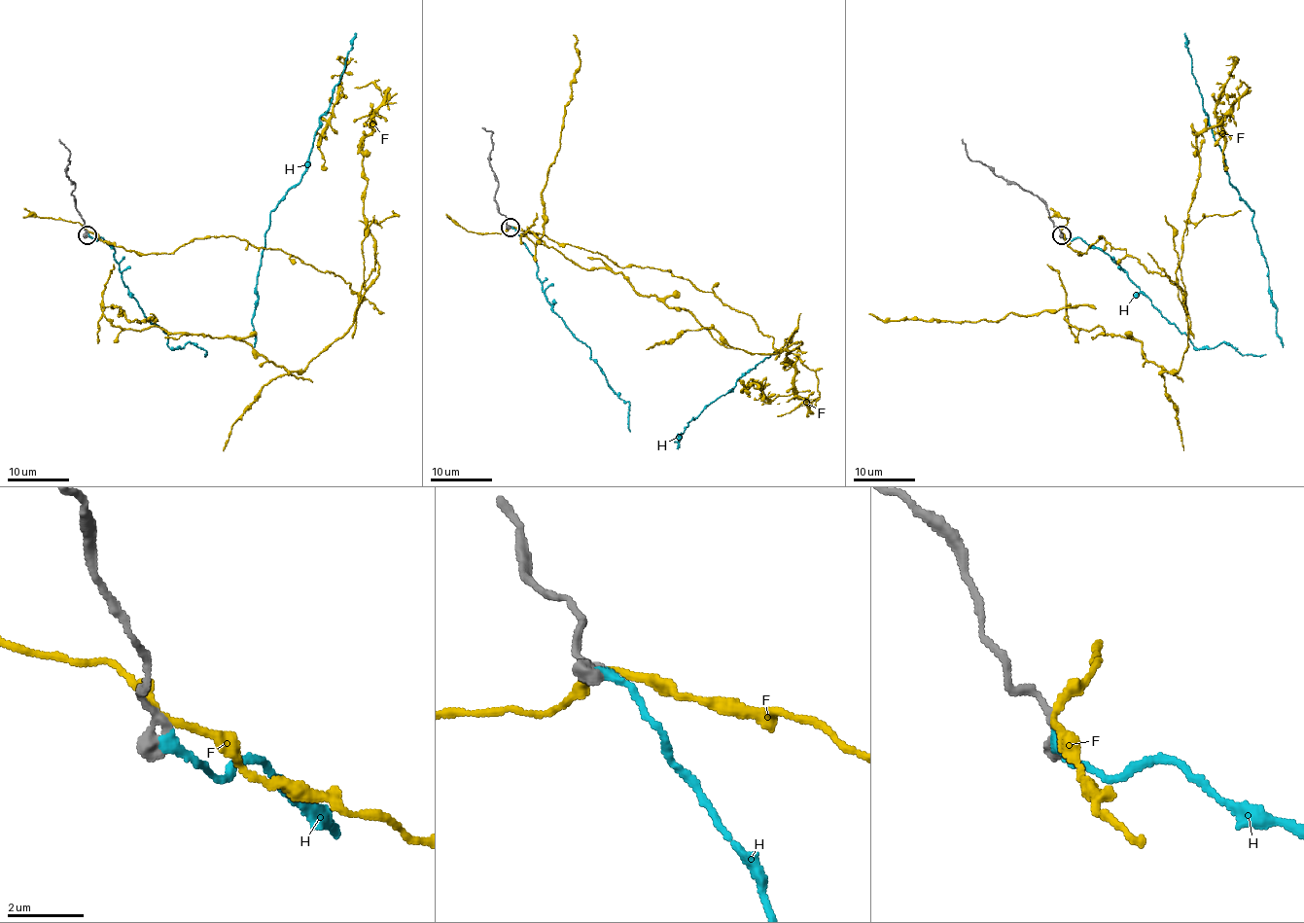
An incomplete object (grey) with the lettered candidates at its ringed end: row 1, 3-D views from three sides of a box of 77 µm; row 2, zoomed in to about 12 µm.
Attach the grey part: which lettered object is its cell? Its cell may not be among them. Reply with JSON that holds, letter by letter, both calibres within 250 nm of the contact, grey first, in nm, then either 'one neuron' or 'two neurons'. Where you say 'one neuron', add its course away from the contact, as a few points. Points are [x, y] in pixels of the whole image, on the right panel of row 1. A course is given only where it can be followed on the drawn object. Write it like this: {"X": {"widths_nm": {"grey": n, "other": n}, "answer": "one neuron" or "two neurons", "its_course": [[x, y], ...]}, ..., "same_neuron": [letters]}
{"F": {"widths_nm": {"grey": 440, "other": 180}, "answer": "two neurons"}, "H": {"widths_nm": {"grey": 480, "other": 280}, "answer": "one neuron"}, "same_neuron": ["H"]}

